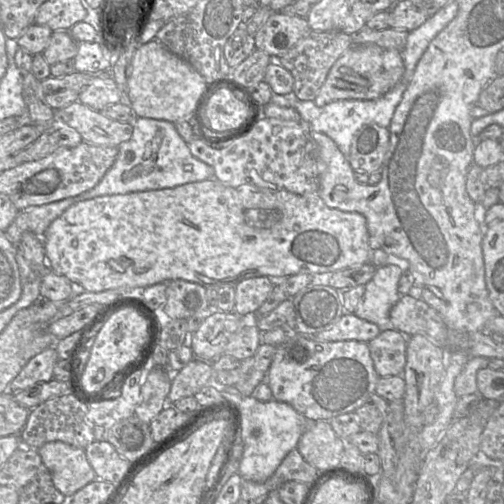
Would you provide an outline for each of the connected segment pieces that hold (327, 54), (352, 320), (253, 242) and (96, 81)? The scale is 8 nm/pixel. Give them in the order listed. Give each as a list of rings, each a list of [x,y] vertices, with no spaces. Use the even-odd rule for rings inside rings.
[[[311,30],[284,56],[274,60],[292,74],[294,78],[293,95],[300,100],[314,101],[333,64],[352,45],[350,34],[341,31],[318,32]]]
[[[345,313],[331,328],[314,335],[320,342],[356,340],[368,343],[379,335],[382,329],[375,323]]]
[[[217,179],[186,183],[174,188],[147,190],[128,194],[100,196],[77,202],[56,218],[42,237],[46,260],[50,270],[65,276],[77,291],[102,292],[113,289],[131,289],[141,291],[144,288],[175,279],[200,284],[203,287],[236,286],[243,279],[268,276],[283,280],[298,273],[308,273],[323,277],[335,271],[359,266],[371,262],[371,249],[366,218],[358,212],[345,212],[326,205],[318,193],[298,195],[287,190],[259,188],[252,185],[231,187]]]
[[[110,74],[97,75],[80,93],[78,101],[96,111],[101,111],[110,104],[124,100],[124,93],[119,89]]]

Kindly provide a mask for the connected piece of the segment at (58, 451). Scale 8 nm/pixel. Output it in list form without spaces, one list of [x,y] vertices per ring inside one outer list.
[[[55,441],[44,444],[38,449],[38,453],[50,471],[56,489],[67,498],[97,479],[97,475],[87,459],[85,449]]]

